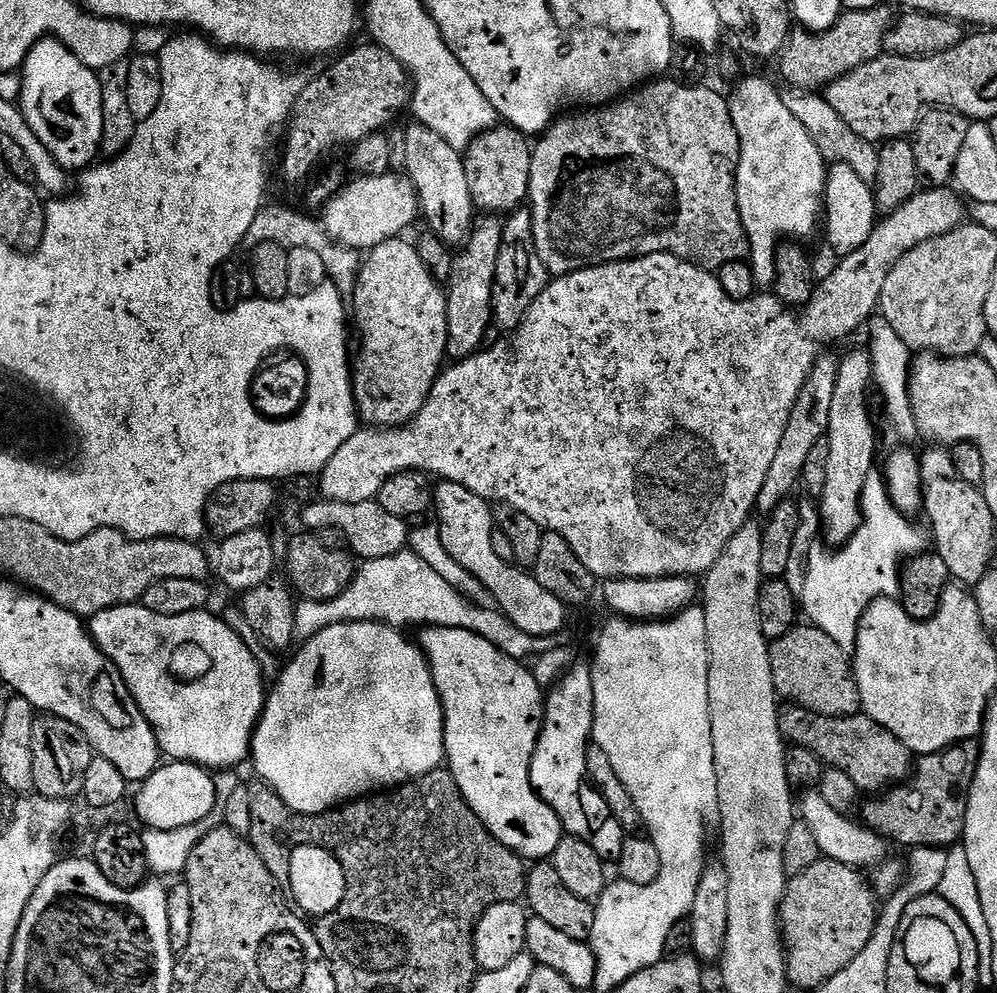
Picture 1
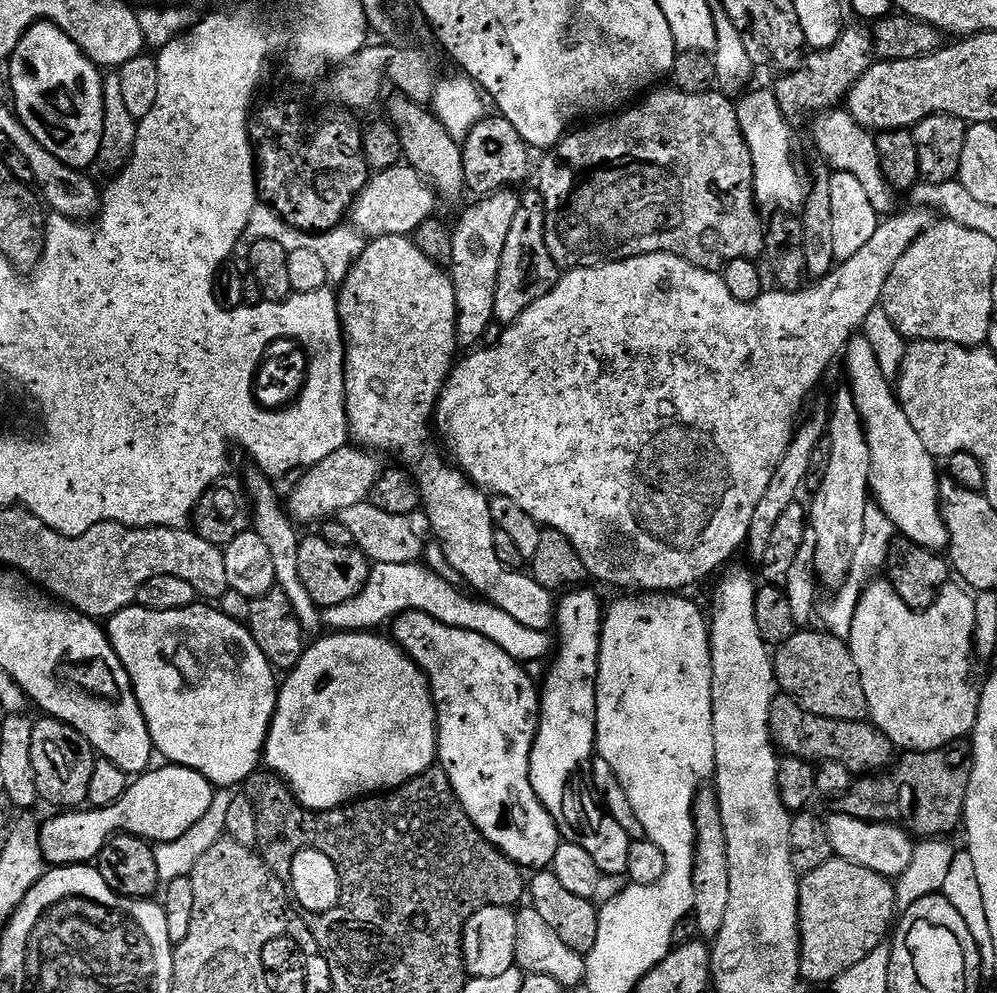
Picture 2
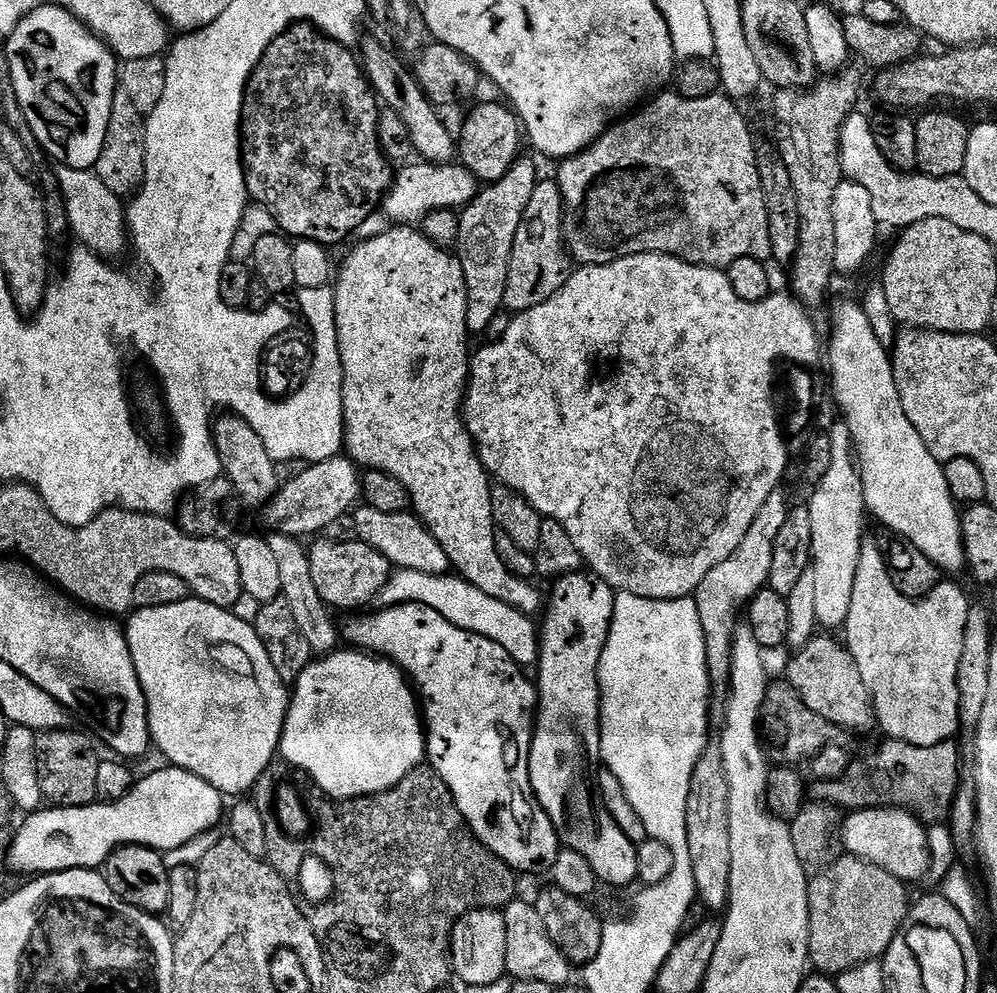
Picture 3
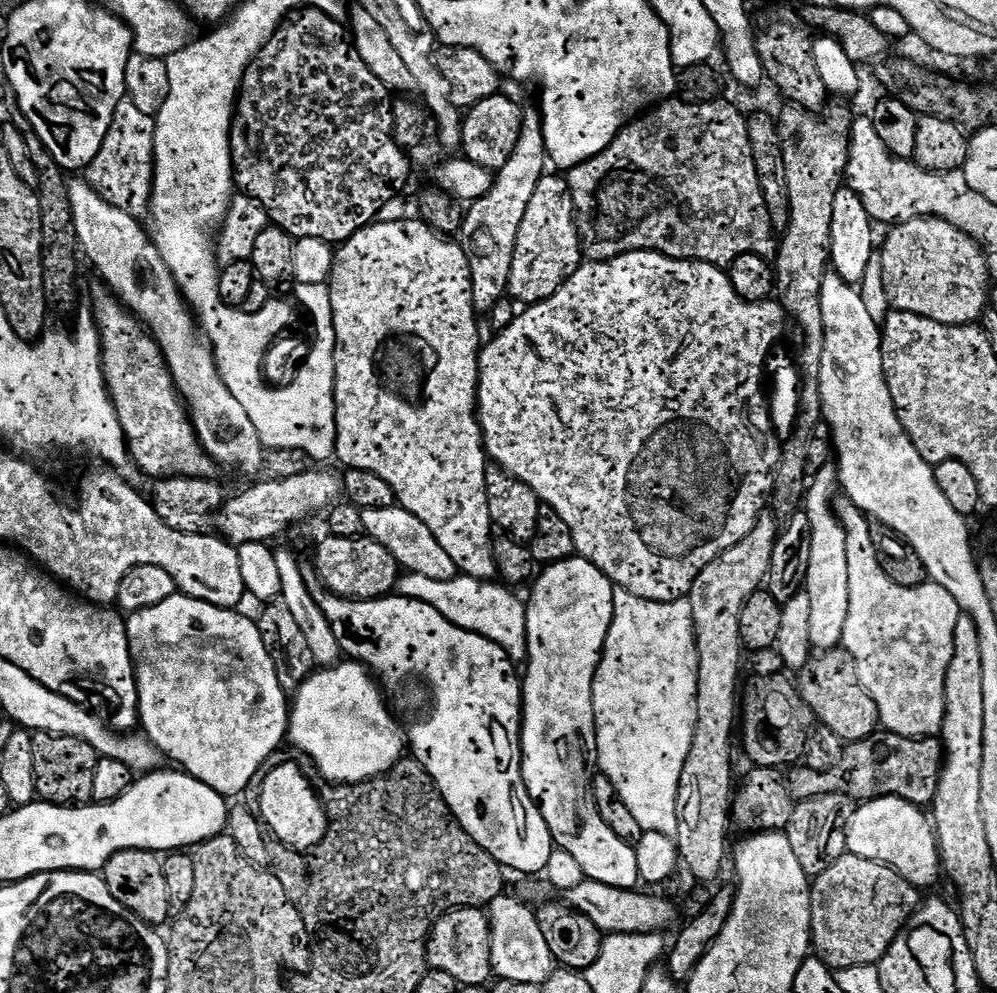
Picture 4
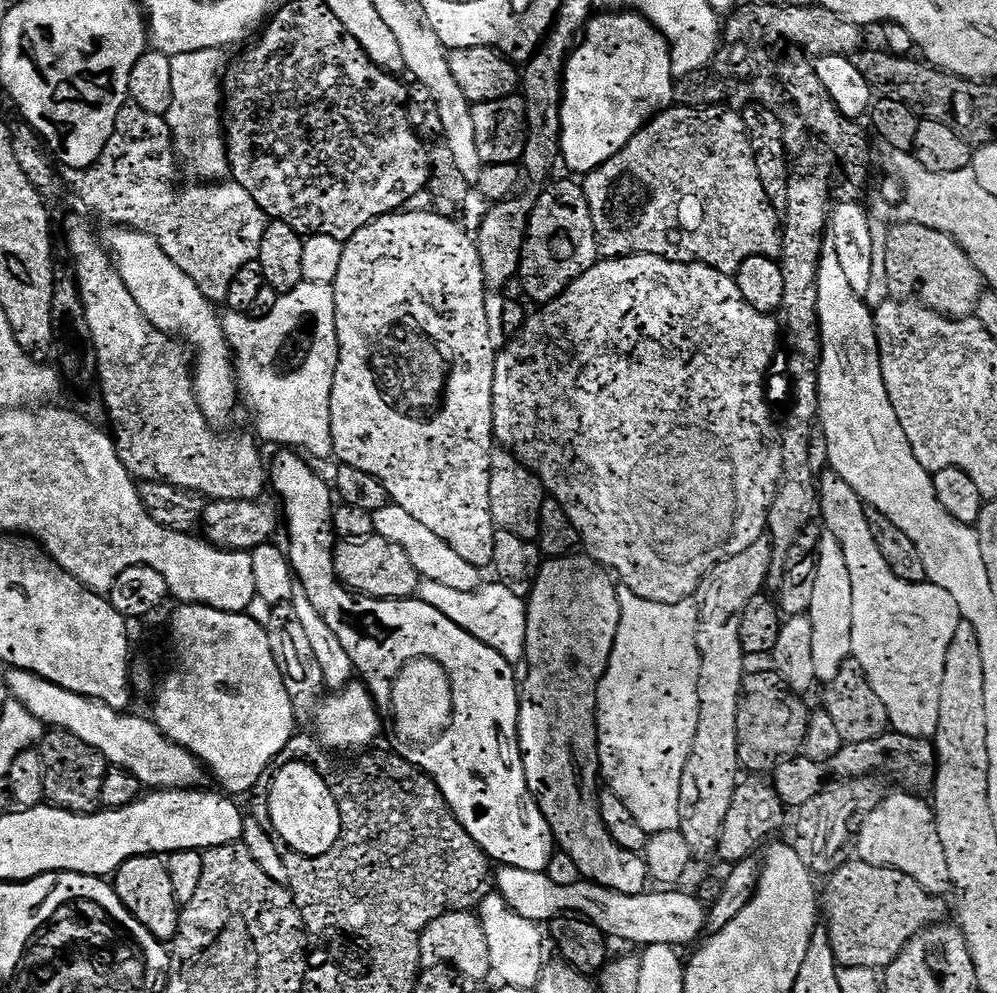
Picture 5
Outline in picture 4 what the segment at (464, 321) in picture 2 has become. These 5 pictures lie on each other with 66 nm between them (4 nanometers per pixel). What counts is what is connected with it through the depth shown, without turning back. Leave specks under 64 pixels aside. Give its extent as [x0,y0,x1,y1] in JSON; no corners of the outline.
[458,110,550,313]

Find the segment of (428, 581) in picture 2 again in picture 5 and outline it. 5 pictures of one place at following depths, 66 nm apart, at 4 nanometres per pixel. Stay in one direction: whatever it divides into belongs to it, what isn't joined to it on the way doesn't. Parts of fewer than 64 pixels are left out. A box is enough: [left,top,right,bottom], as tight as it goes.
[418,579,528,666]

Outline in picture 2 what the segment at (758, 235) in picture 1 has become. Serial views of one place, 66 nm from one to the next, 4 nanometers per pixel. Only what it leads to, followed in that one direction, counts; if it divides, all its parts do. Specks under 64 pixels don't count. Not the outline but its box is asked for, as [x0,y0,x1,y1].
[736,90,806,213]

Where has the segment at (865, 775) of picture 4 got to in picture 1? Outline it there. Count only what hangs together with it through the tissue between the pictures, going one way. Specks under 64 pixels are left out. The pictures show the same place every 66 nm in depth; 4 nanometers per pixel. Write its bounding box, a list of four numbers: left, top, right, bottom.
[863,739,980,850]

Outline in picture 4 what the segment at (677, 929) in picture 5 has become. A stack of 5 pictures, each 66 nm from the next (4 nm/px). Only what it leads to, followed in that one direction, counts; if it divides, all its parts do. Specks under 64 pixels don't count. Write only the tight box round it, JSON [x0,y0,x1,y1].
[566,880,678,936]

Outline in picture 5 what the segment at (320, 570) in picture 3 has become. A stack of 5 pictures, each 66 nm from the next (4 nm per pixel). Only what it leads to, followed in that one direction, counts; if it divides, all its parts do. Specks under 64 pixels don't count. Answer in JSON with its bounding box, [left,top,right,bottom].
[334,534,422,600]

